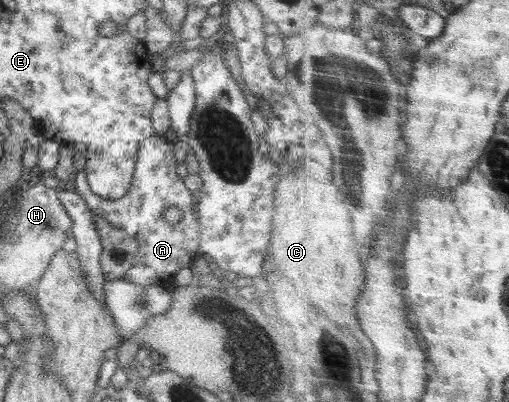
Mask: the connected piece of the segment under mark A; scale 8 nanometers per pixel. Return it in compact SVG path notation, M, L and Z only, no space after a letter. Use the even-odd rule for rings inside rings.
M156 134L140 140L131 186L129 191L118 199L103 198L92 193L85 171L76 174L76 192L82 196L92 213L123 229L139 245L138 259L124 277L130 283L170 288L176 273L182 267L189 267L196 250L199 249L201 227L192 210L196 204L196 196L176 172L178 159L173 144L171 135ZM169 207L177 207L181 211L182 219L179 222L171 224L166 221L163 213Z

